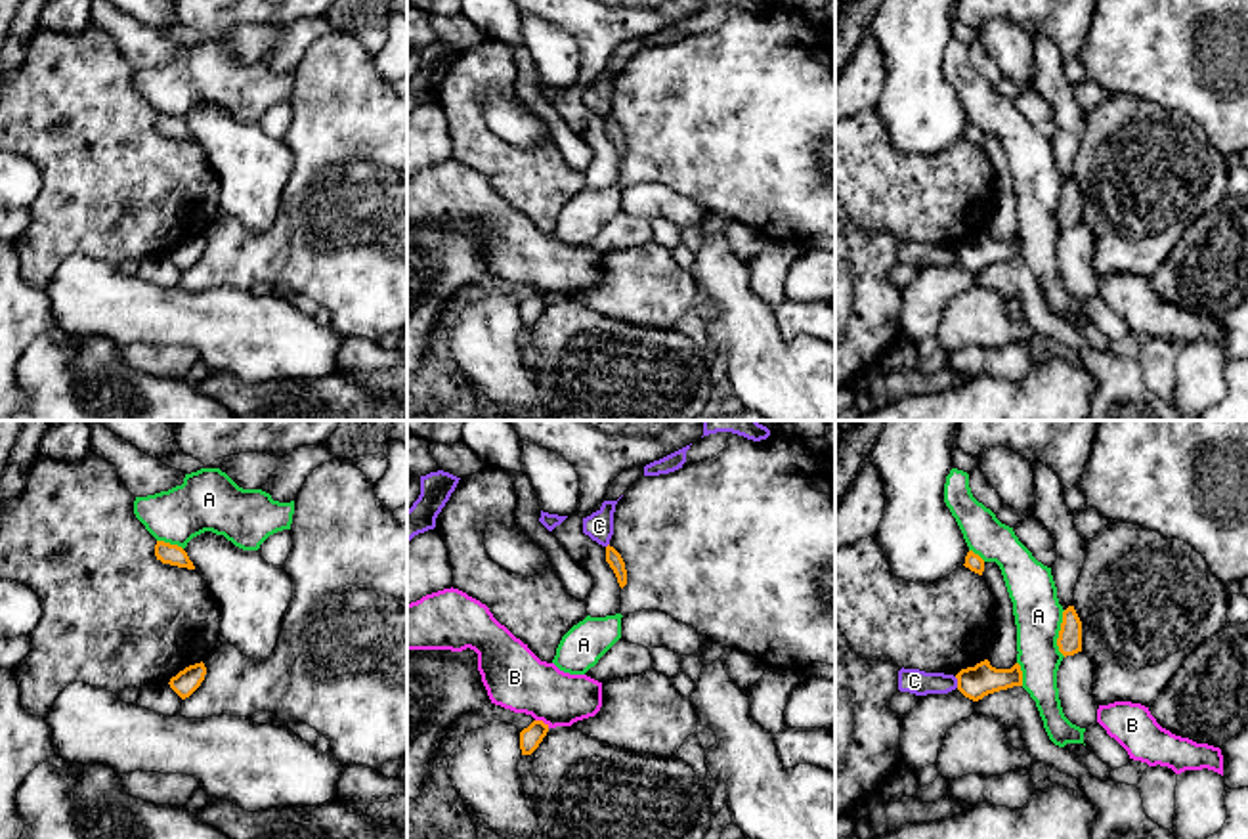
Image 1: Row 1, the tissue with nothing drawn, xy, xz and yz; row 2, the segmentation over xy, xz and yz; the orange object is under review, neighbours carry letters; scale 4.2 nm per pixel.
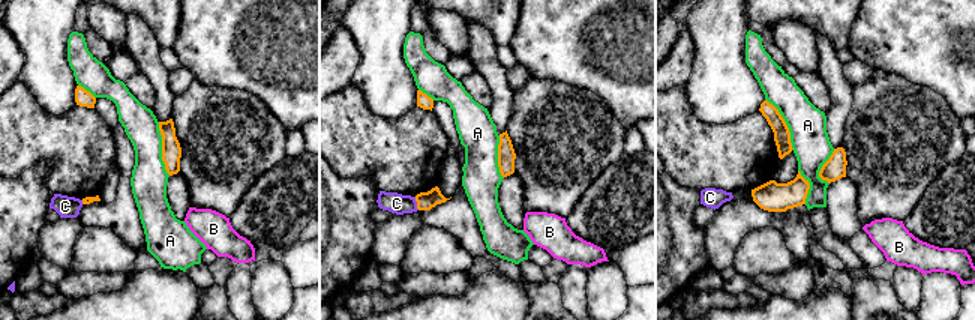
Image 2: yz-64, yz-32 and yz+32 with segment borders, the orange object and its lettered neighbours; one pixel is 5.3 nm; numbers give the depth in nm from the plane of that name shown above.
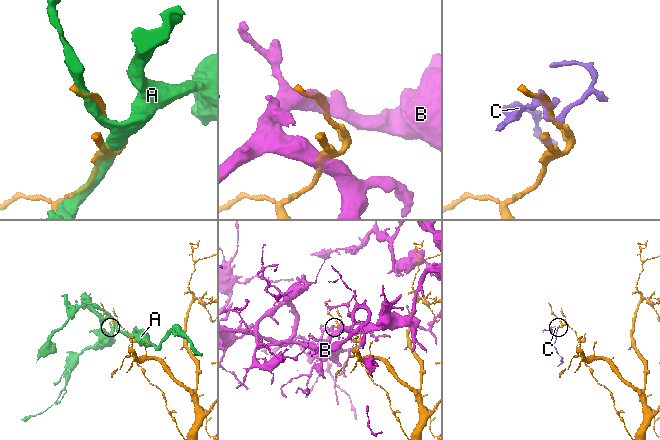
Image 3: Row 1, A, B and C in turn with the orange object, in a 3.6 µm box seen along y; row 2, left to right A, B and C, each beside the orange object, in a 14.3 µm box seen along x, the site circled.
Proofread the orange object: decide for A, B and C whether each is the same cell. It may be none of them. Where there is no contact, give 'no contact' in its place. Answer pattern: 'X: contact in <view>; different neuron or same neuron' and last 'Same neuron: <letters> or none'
A: contact in yz; different neuron
B: contact in xz; different neuron
C: contact in yz; different neuron
Same neuron: none

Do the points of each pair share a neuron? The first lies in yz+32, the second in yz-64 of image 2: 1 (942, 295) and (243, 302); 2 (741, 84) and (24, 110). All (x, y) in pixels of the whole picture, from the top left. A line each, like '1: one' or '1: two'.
1: two
2: two

